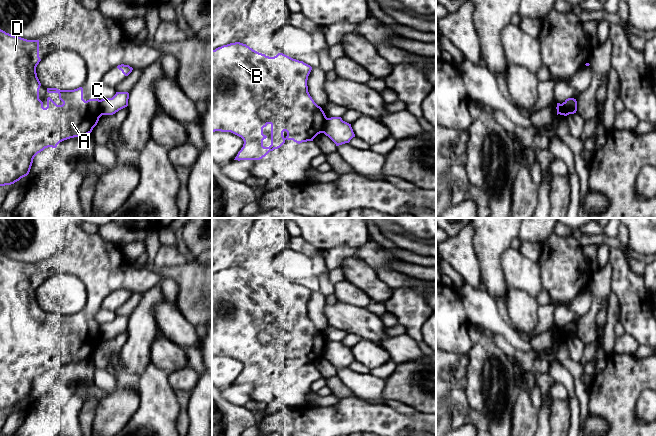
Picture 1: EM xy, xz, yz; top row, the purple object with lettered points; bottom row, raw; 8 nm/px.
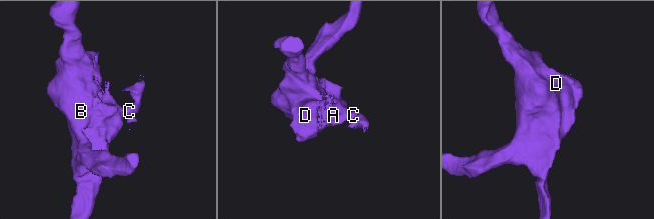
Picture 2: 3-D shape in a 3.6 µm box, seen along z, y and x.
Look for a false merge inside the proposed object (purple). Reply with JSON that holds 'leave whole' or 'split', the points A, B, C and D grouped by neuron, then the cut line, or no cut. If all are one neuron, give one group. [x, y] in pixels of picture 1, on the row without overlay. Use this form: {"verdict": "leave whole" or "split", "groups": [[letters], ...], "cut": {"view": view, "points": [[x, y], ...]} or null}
{"verdict": "split", "groups": [["A", "B", "D"], ["C"]], "cut": {"view": "xy", "points": [[99, 324], [102, 338]]}}

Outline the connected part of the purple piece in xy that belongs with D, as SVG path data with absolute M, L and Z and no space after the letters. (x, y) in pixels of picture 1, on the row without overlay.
M0 253L0 410L14 408L27 400L34 381L45 372L56 372L64 364L91 357L102 340L100 324L97 322L85 325L82 311L74 314L47 312L48 317L58 317L63 328L57 329L48 321L47 331L44 332L39 323L41 307L36 297L40 285L39 264L16 261Z

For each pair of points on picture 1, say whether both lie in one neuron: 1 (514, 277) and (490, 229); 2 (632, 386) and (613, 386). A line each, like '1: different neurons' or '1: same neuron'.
1: different neurons
2: same neuron

